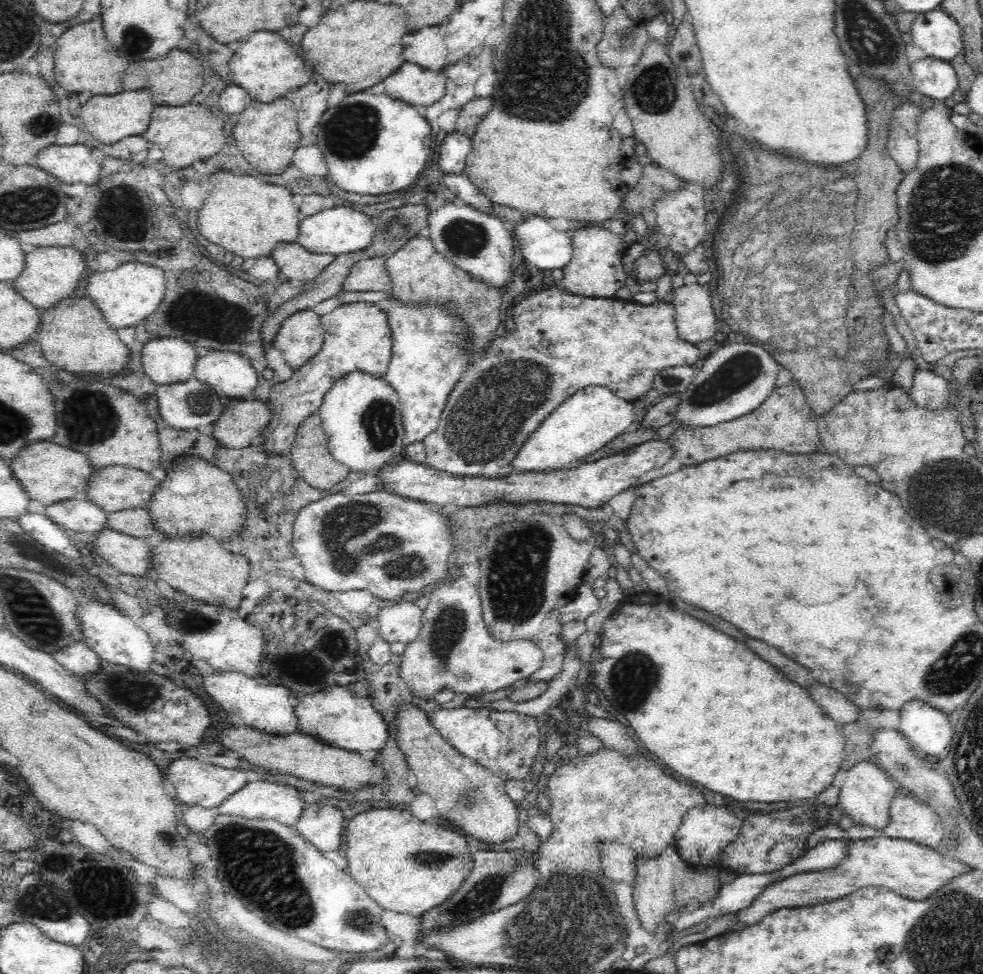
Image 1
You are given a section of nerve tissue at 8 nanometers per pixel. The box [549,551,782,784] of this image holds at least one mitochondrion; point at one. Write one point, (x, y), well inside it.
(633, 675)

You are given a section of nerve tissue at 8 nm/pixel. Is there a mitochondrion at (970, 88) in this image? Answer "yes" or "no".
no

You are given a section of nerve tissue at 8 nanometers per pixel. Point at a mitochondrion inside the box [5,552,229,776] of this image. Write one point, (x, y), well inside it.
(41, 622)

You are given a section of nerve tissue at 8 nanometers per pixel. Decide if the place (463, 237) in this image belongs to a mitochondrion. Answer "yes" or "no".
yes

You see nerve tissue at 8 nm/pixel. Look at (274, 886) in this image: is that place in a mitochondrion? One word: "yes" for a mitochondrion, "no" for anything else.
yes

